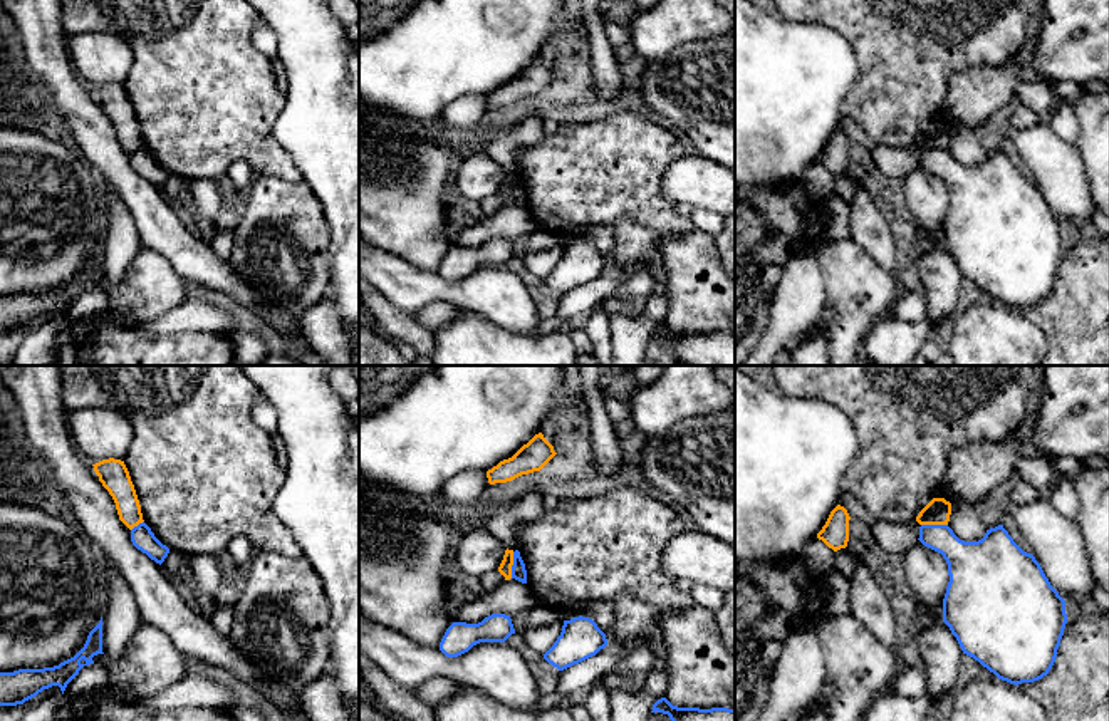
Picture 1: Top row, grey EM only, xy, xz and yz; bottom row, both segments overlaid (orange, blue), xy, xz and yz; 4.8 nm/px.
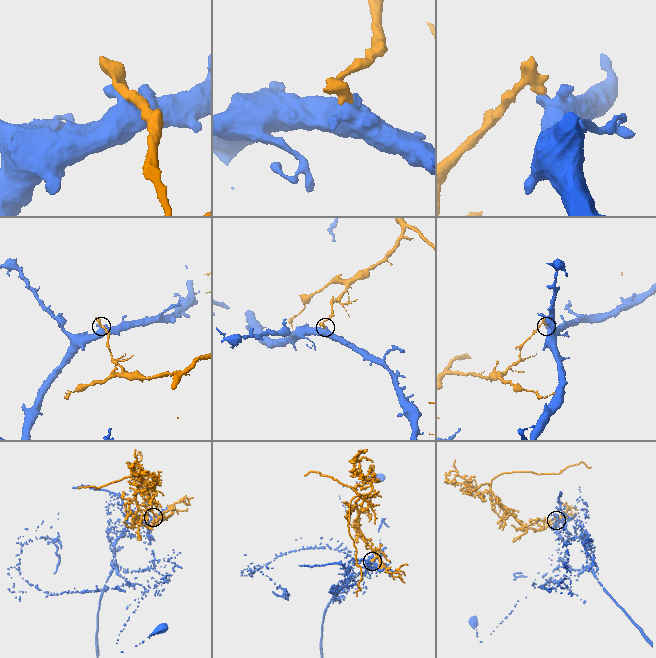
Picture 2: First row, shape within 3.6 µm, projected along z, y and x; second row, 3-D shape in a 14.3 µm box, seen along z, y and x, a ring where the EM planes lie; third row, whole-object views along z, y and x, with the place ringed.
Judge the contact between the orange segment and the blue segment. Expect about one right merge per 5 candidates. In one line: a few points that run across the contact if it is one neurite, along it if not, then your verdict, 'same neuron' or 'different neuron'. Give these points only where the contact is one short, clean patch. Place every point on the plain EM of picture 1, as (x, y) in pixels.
xz (514, 176), (510, 202) | different neuron

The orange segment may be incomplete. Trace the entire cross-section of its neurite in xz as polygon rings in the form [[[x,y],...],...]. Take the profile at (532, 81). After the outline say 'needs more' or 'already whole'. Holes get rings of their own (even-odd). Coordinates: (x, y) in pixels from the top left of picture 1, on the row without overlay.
[[[542,57],[535,59],[512,82],[487,96],[490,109],[507,107],[522,99],[540,96],[557,77]]]; already whole

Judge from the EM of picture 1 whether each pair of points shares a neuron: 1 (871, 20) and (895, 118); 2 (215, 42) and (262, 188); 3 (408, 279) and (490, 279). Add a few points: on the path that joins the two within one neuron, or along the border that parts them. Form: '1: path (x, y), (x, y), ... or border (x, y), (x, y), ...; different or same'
1: path (895, 44), (895, 94); same
2: border (255, 176), (277, 176), (297, 181); different
3: path (428, 287), (470, 290); same

